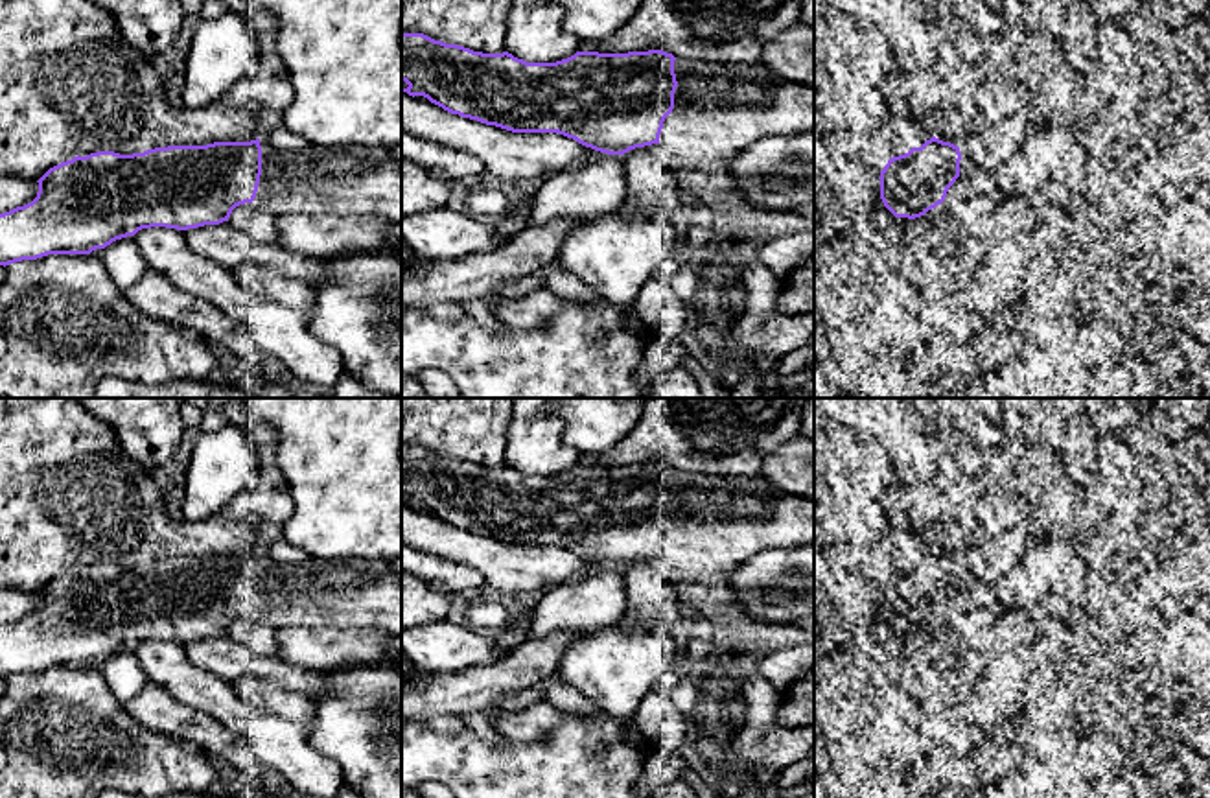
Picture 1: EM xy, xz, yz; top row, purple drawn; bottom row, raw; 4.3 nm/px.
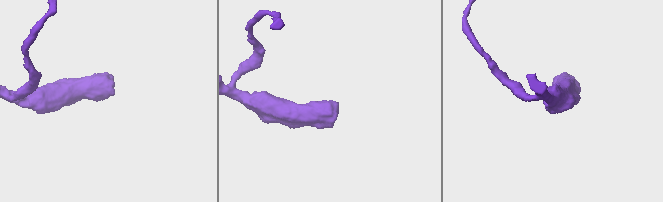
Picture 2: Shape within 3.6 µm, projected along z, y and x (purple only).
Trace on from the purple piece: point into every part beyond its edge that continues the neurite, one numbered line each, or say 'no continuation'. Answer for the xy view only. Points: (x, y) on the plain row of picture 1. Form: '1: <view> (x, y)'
1: xy (360, 592)

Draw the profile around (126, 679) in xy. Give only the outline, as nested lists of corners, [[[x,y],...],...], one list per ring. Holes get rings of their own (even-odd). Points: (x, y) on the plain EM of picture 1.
[[[133,649],[116,652],[107,658],[103,662],[101,675],[120,702],[131,700],[149,684],[149,678],[140,667]]]

